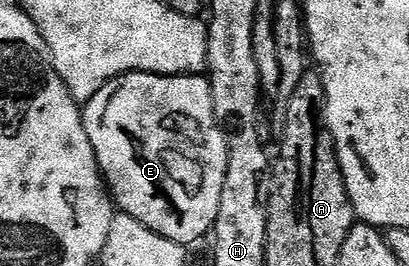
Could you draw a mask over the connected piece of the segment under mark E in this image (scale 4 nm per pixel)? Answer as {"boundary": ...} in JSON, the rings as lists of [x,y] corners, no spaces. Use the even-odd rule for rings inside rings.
{"boundary":[[[134,72],[121,75],[113,88],[105,111],[98,116],[97,123],[89,126],[89,139],[108,189],[120,213],[130,214],[167,240],[186,248],[192,247],[192,242],[212,231],[219,212],[221,187],[217,184],[205,186],[205,166],[220,171],[227,154],[225,131],[217,121],[208,77]]]}

